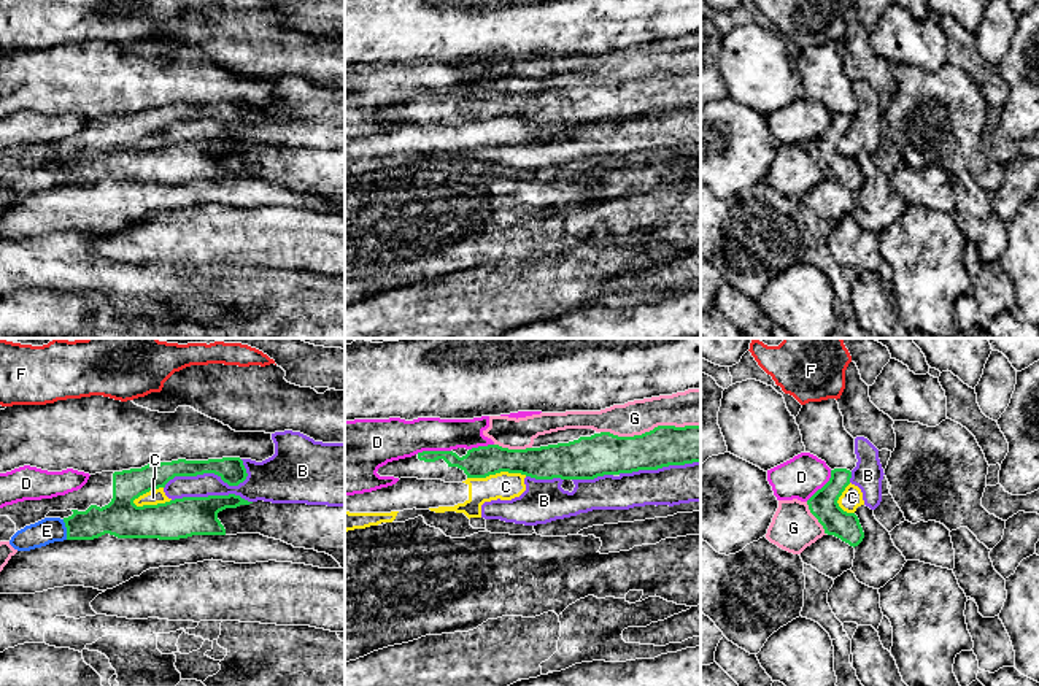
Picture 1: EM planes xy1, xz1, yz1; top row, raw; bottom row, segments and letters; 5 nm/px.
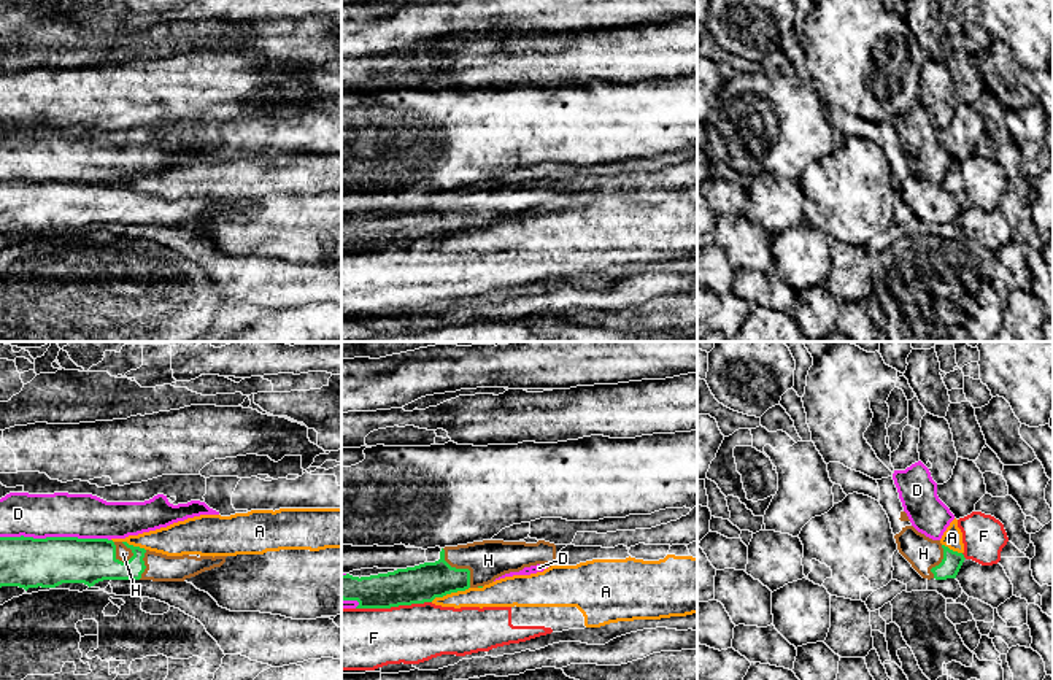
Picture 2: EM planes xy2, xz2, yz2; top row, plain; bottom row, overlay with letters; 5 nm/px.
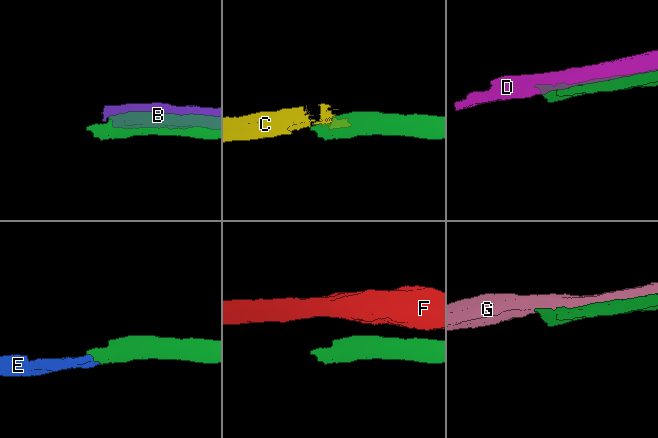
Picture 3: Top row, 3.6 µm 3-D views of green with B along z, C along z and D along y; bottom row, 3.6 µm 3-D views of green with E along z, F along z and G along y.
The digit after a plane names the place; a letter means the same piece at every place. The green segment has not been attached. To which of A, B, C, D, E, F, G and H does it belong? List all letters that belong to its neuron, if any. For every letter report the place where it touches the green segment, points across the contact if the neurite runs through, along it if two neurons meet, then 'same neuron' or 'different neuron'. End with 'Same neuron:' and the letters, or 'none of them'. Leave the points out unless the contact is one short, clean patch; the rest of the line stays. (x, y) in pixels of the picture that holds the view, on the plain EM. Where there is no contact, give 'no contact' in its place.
A: xz2 (450, 237) | along xz2 (469, 231), (435, 240), (431, 245) | different neuron
B: xy1 (205, 116) | different neuron
C: xy1 (151, 150) | along xy1 (170, 145), (145, 150), (132, 146) | different neuron
D: xy2 (56, 181) | different neuron
E: xy1 (67, 173) | across xy1 (115, 162), (67, 173), (46, 175) | same neuron
F: xz2 (393, 250) | different neuron
G: xz1 (650, 75) | different neuron
H: xz2 (459, 213) | same neuron
Same neuron: E, H

